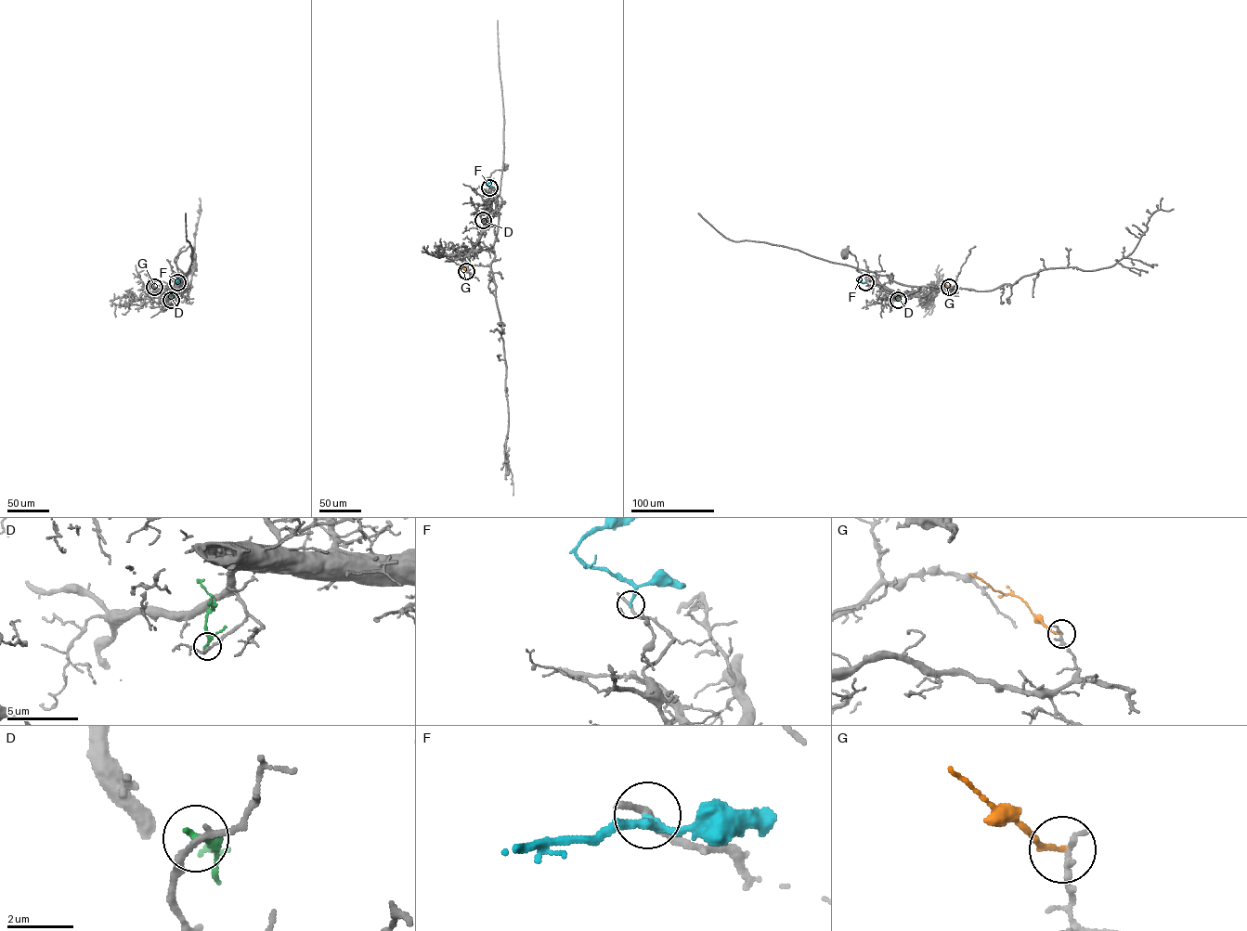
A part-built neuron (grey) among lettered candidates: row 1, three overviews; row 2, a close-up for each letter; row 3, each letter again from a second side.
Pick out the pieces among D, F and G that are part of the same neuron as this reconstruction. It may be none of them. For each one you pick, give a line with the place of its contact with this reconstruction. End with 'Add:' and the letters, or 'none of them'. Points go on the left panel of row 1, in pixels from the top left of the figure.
Add: none of them

